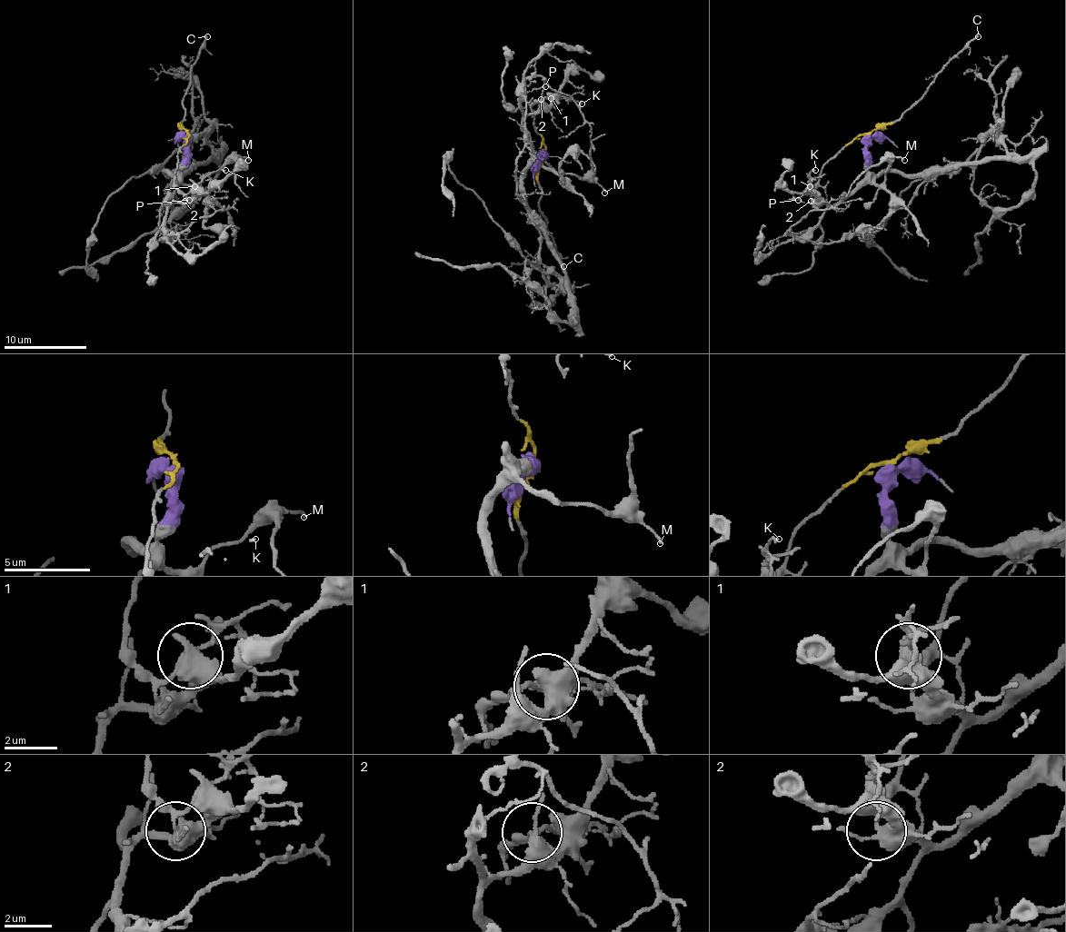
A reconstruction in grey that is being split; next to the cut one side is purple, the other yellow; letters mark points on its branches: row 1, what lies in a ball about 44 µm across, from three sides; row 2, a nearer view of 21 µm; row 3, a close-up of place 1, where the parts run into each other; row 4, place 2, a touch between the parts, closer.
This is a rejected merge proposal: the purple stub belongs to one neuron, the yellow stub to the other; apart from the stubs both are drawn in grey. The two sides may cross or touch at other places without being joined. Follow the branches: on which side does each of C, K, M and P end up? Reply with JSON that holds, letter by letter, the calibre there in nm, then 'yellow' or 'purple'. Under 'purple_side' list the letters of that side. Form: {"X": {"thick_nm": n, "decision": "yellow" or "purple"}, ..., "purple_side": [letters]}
{"C": {"thick_nm": 170, "decision": "yellow"}, "K": {"thick_nm": 150, "decision": "yellow"}, "M": {"thick_nm": 150, "decision": "purple"}, "P": {"thick_nm": 130, "decision": "yellow"}, "purple_side": ["M"]}

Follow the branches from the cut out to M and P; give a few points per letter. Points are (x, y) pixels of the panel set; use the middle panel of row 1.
M: (543, 155), (537, 155), (543, 166), (591, 178), (605, 193)
P: (543, 155), (543, 137), (537, 131), (531, 106), (542, 96), (545, 85)

